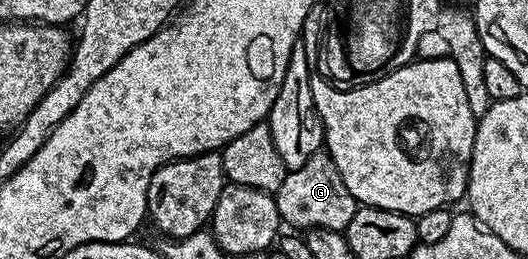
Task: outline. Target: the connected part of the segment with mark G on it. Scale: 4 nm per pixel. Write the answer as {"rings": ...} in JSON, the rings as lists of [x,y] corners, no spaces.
{"rings":[[[319,150],[299,169],[286,170],[283,185],[275,193],[282,224],[291,226],[293,229],[335,229],[344,232],[347,225],[351,225],[351,217],[355,217],[358,209],[358,201],[351,197],[351,189],[343,185],[343,177],[339,177],[339,169],[335,169],[335,161],[324,150]]]}

